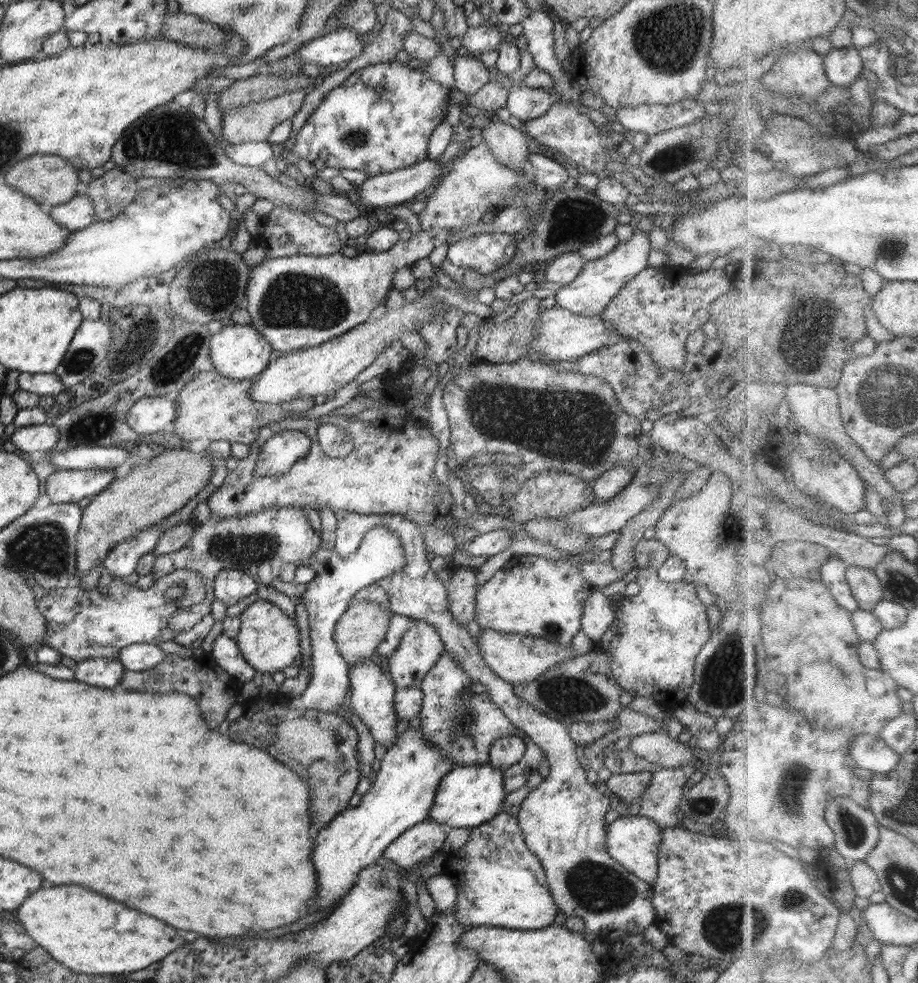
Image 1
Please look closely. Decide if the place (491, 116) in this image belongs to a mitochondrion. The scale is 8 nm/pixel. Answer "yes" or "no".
no

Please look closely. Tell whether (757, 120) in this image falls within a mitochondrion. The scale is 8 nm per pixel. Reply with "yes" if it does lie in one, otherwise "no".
no

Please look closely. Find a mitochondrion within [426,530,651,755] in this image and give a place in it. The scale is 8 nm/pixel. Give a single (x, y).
(563, 695)

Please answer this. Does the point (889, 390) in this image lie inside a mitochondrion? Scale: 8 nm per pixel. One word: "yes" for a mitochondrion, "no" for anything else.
yes

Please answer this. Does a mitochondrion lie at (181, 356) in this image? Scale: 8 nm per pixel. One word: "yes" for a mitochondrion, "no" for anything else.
yes

